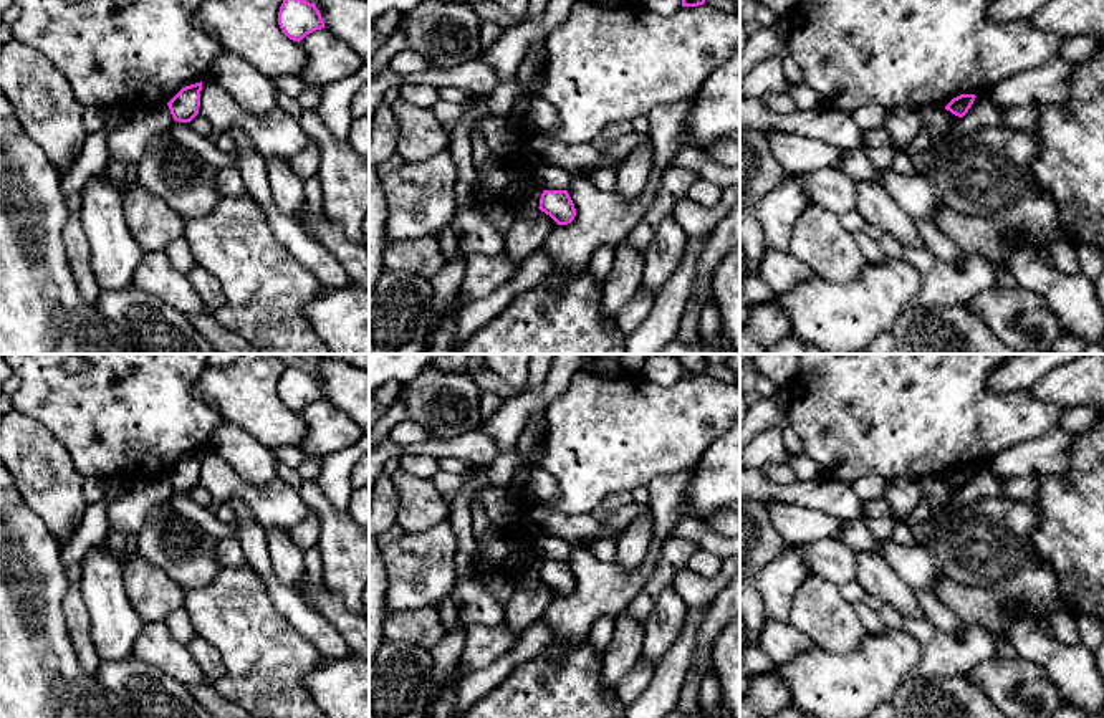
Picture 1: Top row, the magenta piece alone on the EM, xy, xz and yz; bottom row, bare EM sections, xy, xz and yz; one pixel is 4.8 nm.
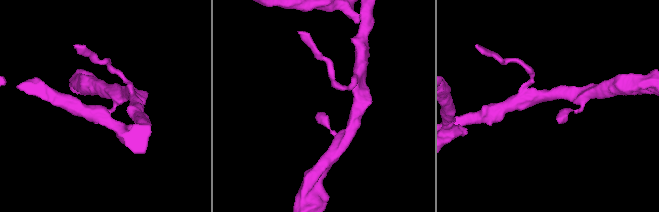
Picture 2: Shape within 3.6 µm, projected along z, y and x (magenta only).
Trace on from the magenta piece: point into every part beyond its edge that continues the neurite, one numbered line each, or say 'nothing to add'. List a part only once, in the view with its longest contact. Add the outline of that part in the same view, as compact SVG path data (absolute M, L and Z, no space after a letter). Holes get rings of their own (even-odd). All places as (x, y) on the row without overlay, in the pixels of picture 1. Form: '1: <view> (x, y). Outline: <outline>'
nothing to add

